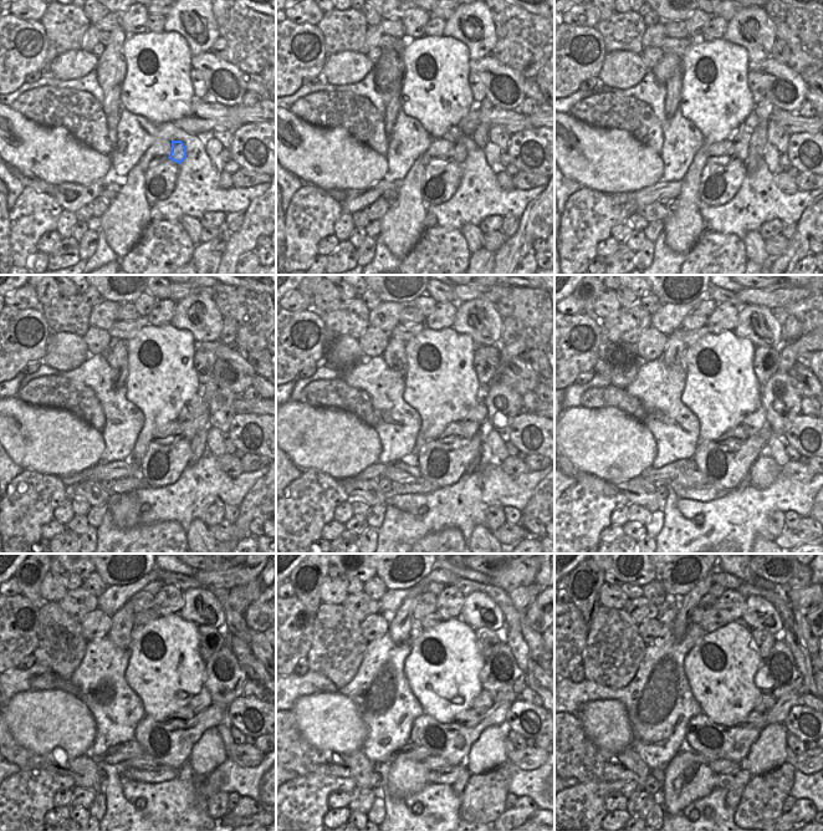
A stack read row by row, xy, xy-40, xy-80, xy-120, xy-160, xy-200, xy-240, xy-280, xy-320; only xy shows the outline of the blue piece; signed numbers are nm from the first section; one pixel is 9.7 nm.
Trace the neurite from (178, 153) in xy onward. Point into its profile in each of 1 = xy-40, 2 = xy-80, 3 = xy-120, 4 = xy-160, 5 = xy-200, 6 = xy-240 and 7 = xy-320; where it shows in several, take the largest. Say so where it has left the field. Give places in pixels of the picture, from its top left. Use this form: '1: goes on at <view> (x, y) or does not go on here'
1: goes on at xy-40 (459, 157)
2: goes on at xy-80 (740, 139)
3: goes on at xy-120 (187, 418)
4: goes on at xy-160 (470, 424)
5: goes on at xy-200 (752, 424)
6: goes on at xy-240 (203, 701)
7: goes on at xy-320 (766, 703)

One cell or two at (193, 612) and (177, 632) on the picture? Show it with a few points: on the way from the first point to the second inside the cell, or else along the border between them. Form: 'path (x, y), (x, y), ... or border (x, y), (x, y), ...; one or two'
border (178, 613), (199, 626); two

